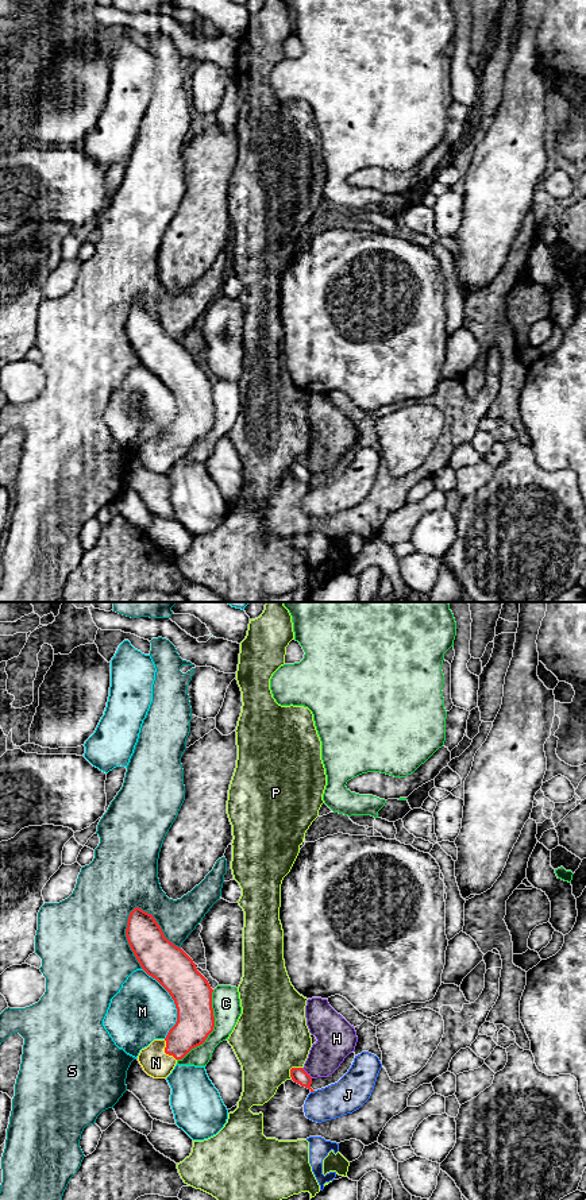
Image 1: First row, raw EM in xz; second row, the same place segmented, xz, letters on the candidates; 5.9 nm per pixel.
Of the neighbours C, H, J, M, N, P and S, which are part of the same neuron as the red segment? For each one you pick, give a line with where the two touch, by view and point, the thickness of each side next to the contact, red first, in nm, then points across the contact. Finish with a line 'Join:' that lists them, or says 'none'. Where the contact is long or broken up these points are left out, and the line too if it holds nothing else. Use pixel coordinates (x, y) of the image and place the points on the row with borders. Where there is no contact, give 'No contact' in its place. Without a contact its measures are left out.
N: Touches red at xz (165, 1052). Thickness 220 nm (red) against 170 nm. Path across: xz (195, 1022), (165, 1052), (155, 1062)
Join: N

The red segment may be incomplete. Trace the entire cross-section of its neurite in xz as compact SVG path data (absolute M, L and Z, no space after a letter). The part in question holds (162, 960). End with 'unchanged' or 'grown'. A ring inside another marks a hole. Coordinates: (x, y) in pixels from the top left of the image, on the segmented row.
M135 907L126 937L142 969L169 992L177 1008L177 1022L166 1038L154 1039L138 1056L149 1076L166 1079L177 1061L213 1031L213 989L193 960L165 937L153 914Z; grown

